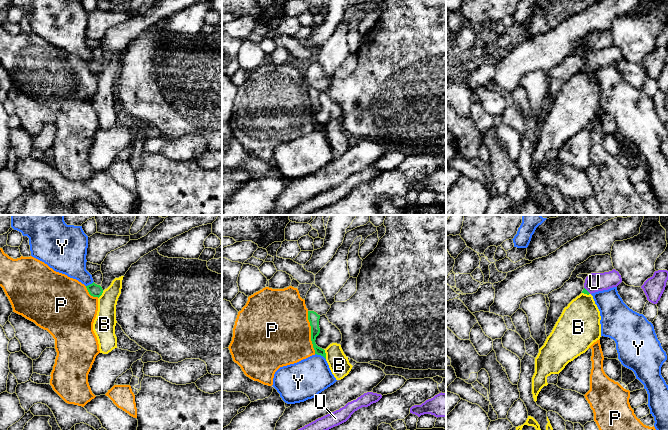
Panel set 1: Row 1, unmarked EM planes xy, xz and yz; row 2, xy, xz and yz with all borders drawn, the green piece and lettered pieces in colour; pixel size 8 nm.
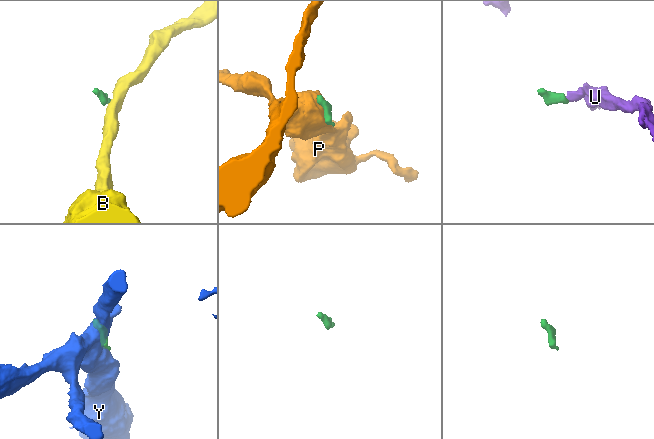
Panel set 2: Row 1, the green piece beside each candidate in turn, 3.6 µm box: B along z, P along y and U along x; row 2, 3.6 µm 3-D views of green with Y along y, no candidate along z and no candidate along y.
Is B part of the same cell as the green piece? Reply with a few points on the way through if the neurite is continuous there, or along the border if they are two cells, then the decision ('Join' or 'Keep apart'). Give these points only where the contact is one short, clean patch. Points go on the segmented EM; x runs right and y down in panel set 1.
Boundary: xz (323, 349), (326, 358). Keep apart

